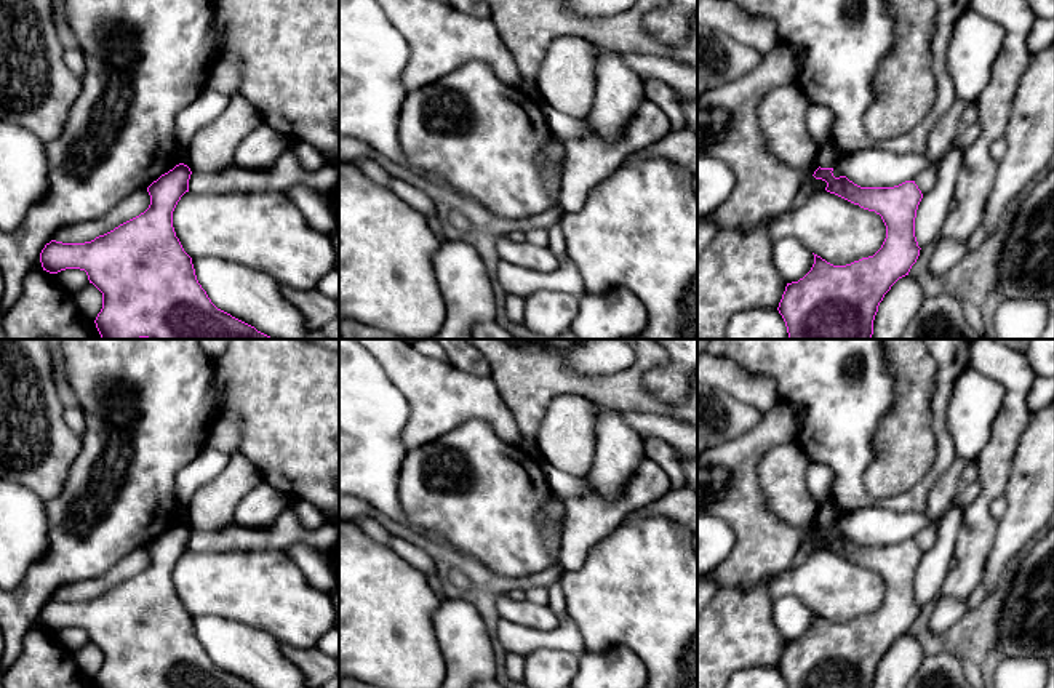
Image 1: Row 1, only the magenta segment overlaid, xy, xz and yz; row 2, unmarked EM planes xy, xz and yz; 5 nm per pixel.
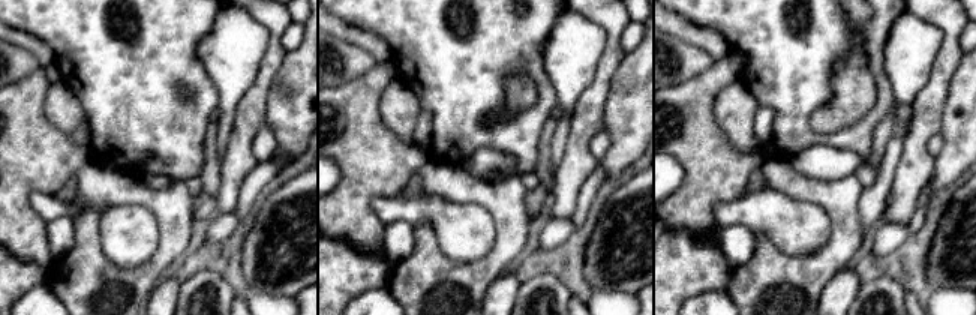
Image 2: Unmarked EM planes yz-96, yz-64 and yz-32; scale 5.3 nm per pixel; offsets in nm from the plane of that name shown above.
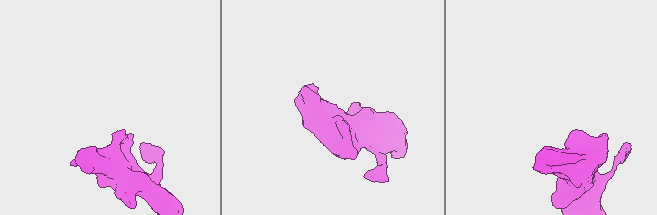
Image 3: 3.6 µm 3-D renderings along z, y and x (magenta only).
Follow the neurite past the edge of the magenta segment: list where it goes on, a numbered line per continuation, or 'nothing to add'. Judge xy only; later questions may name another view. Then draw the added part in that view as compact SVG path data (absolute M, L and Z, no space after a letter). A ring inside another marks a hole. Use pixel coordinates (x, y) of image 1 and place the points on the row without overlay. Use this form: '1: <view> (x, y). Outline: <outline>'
nothing to add

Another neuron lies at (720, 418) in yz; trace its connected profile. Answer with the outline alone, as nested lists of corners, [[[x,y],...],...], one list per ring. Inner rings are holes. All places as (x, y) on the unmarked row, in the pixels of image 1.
[[[697,382],[697,459],[705,450],[749,432],[761,418],[752,405]]]

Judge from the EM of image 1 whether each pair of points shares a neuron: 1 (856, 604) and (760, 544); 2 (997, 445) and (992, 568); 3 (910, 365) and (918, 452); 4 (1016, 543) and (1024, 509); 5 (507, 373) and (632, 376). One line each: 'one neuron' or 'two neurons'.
1: two neurons
2: two neurons
3: one neuron
4: one neuron
5: one neuron

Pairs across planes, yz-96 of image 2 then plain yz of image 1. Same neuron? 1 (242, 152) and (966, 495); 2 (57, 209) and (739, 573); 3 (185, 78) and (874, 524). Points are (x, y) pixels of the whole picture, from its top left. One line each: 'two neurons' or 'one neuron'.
1: two neurons
2: two neurons
3: two neurons

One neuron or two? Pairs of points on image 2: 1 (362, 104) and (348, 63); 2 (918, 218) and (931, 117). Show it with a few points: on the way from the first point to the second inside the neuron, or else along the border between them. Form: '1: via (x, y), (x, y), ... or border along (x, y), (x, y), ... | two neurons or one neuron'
1: border along (377, 62), (363, 74), (333, 87) | two neurons
2: border along (931, 177), (921, 189), (916, 209), (909, 221) | two neurons

